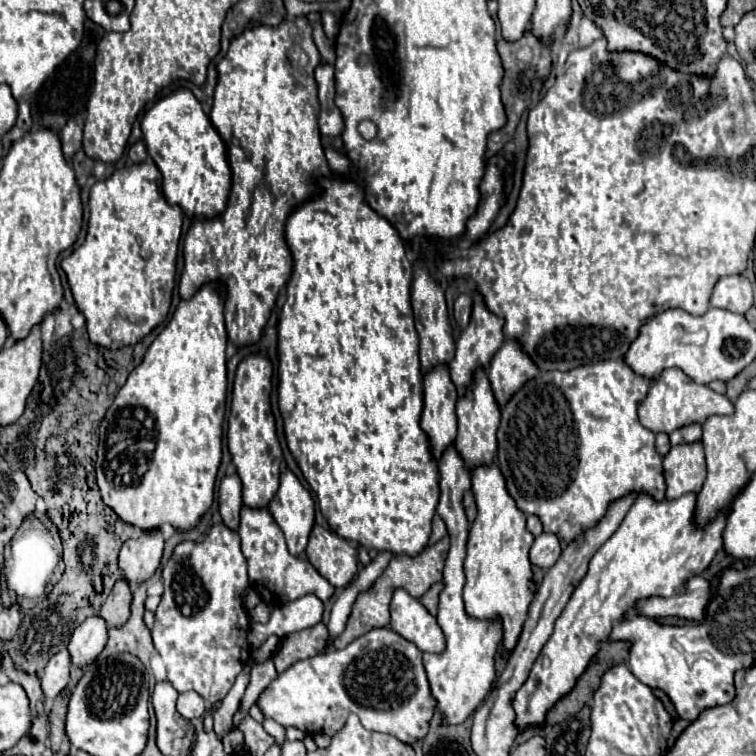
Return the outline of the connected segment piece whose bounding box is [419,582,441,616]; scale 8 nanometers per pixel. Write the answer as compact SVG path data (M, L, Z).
M437 582L437 584L433 584L421 598L419 598L419 602L427 608L427 612L429 614L437 614L437 594L441 592L441 582Z

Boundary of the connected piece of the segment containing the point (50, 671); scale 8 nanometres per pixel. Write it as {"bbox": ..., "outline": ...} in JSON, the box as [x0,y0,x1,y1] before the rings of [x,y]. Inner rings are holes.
{"bbox":[41,650,71,698],"outline":[[[67,650],[57,652],[49,664],[45,666],[41,674],[41,688],[45,692],[45,698],[55,698],[69,682],[69,668],[71,668],[71,656]]]}

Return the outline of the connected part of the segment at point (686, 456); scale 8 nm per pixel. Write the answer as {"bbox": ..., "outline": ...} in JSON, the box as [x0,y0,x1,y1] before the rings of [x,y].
{"bbox":[663,442,707,500],"outline":[[[691,442],[671,446],[663,456],[663,470],[669,500],[681,498],[687,492],[699,492],[707,476],[703,444]]]}

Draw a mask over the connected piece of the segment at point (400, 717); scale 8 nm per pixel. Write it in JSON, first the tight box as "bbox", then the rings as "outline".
{"bbox":[257,628,437,744],"outline":[[[373,628],[371,632],[355,638],[343,650],[329,650],[325,654],[295,662],[285,672],[281,672],[265,692],[261,692],[257,704],[267,718],[273,718],[285,728],[293,726],[307,734],[327,736],[339,732],[345,726],[349,712],[355,712],[367,730],[393,734],[405,744],[413,744],[425,738],[425,734],[429,732],[429,722],[437,710],[437,702],[431,694],[429,680],[421,662],[421,650],[391,628]]]}

